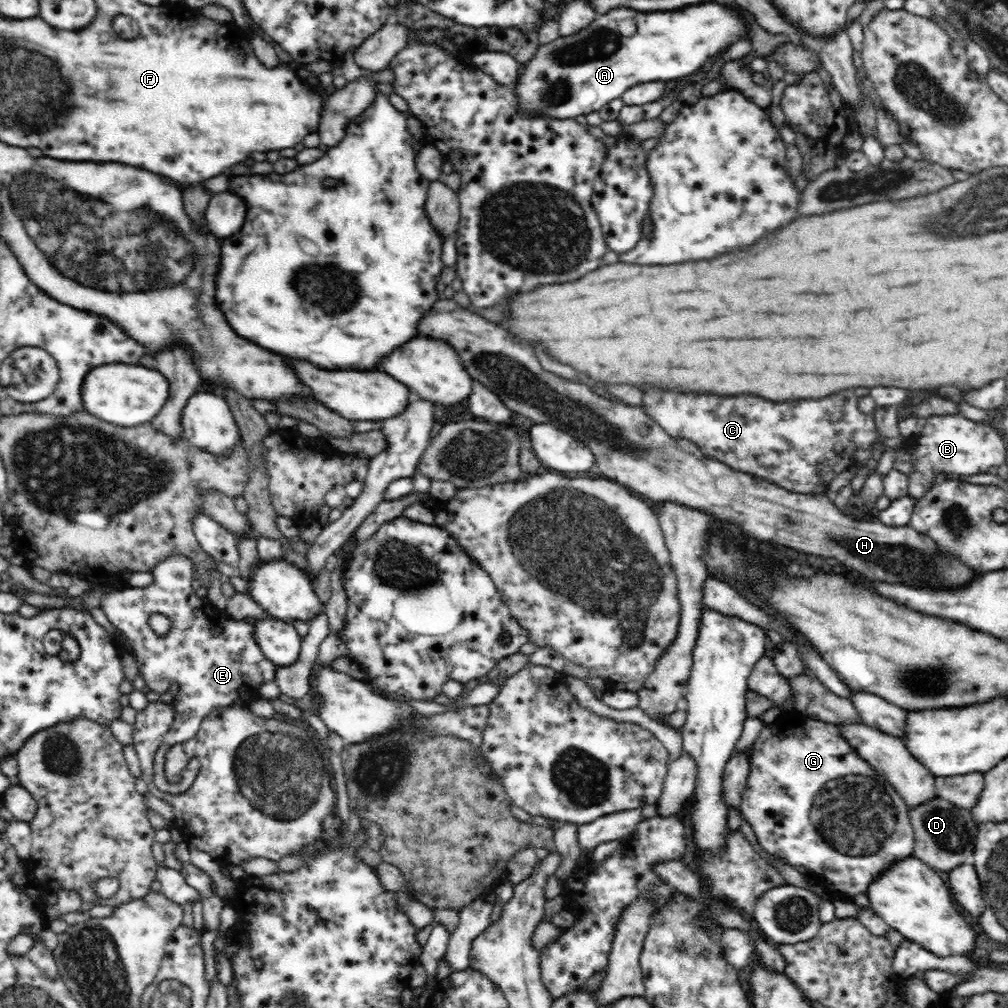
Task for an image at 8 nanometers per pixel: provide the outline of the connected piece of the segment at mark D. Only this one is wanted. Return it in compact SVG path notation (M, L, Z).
M936 796L920 806L909 808L909 815L915 832L913 856L930 869L950 873L958 866L972 862L979 824L972 819L969 809Z

